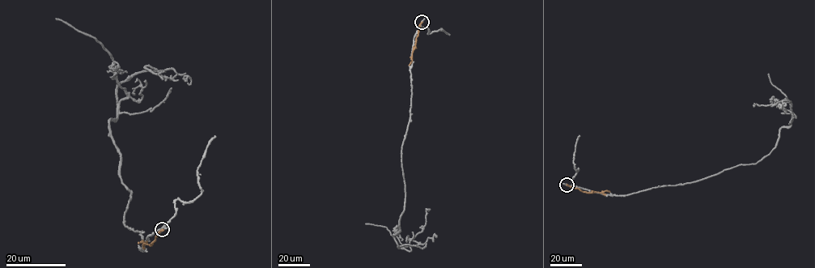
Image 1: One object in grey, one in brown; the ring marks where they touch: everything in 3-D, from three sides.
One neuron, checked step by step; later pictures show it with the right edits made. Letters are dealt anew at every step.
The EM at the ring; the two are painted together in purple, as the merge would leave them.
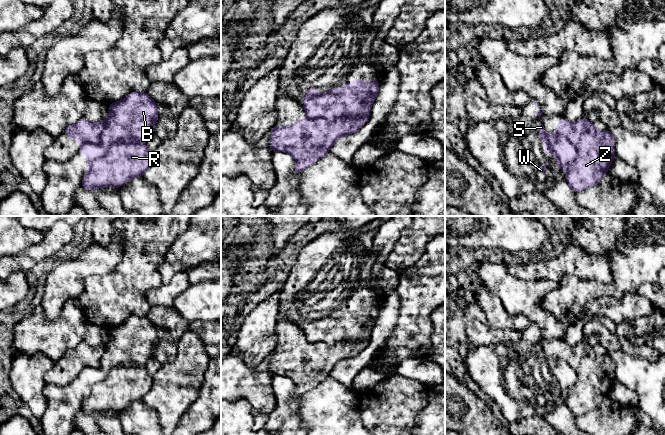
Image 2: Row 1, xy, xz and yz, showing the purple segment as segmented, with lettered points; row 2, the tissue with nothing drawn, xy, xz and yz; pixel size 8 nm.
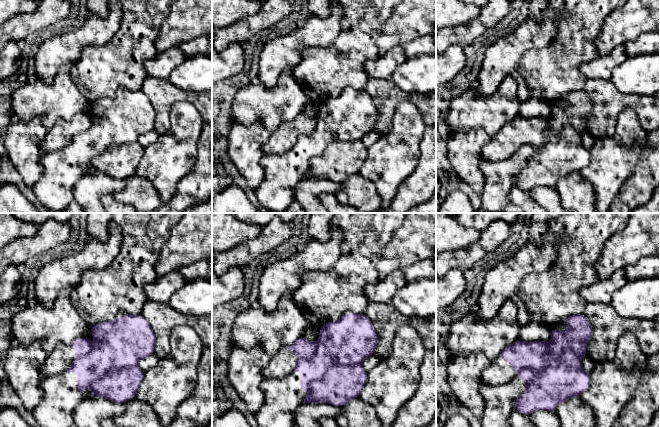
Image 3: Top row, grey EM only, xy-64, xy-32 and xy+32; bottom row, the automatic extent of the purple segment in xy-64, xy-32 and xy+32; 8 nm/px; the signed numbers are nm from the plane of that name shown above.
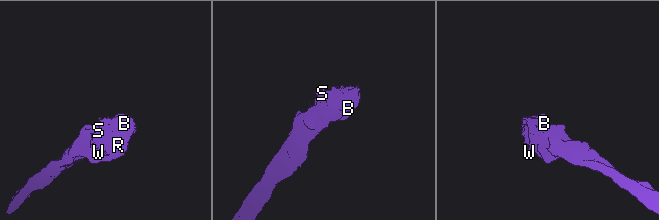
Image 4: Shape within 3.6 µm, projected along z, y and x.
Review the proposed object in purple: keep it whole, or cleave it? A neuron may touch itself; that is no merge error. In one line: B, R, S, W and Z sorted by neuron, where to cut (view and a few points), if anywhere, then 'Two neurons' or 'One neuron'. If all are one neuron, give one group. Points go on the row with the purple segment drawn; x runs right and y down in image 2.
Groups: B S W / R Z. Split along xz (369, 112), (341, 115), (331, 121), (306, 115). Two neurons

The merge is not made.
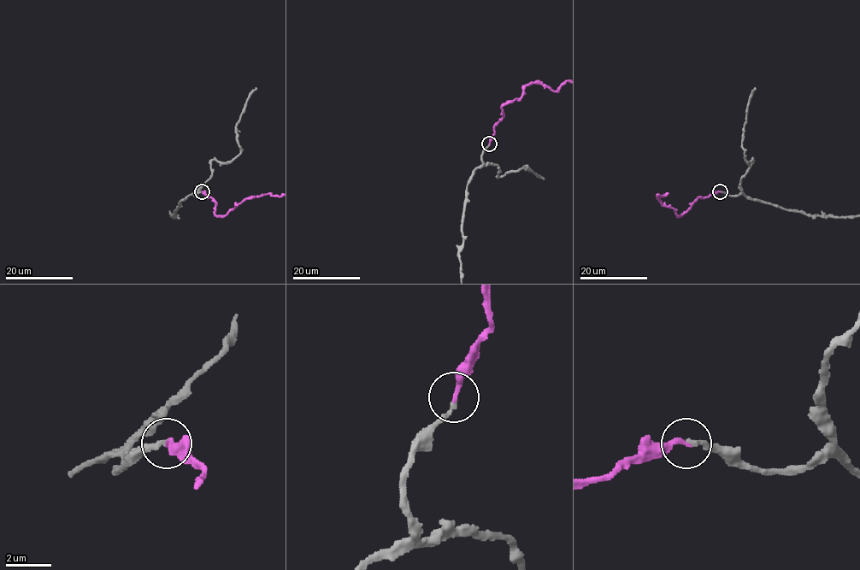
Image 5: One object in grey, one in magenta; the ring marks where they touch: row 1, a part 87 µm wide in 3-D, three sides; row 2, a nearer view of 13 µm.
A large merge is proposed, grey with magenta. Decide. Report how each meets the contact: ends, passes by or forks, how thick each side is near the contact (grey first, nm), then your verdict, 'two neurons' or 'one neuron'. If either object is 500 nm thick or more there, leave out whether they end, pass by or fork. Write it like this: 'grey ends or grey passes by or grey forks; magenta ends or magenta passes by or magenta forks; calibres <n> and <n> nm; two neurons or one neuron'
grey ends; magenta ends; calibres 190 and 240 nm; one neuron

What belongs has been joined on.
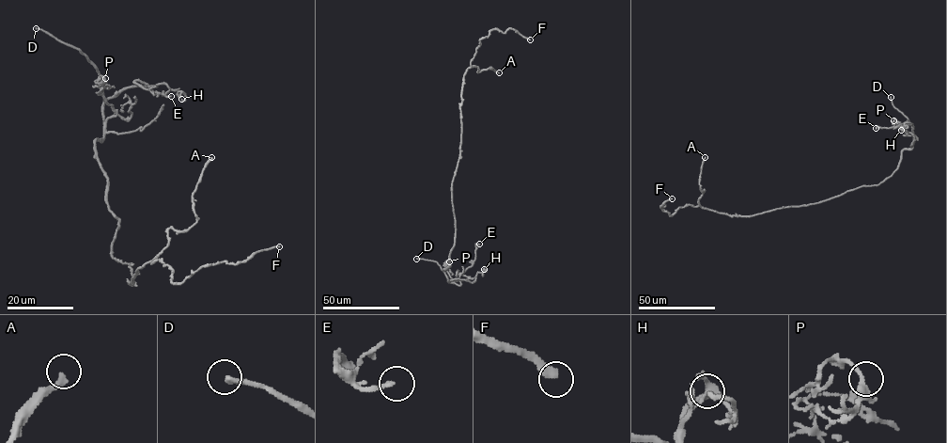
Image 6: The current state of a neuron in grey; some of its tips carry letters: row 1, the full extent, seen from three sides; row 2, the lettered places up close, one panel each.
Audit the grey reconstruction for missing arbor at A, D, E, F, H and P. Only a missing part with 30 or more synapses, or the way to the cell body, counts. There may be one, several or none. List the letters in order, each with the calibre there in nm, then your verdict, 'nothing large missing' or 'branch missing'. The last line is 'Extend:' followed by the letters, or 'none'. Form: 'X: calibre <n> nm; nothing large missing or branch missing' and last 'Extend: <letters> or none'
A: calibre 280 nm; branch missing
D: calibre 280 nm; branch missing
E: calibre 190 nm; nothing large missing
F: calibre 320 nm; branch missing
H: calibre 180 nm; nothing large missing
P: calibre 200 nm; nothing large missing
Extend: A, D, F

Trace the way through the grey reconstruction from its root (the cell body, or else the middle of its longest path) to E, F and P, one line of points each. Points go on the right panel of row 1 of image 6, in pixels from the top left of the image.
E: (809, 204), (877, 185), (891, 176), (902, 151), (912, 147), (912, 126), (907, 121), (876, 128)
F: (809, 204), (746, 216), (729, 215), (687, 204), (670, 215), (661, 209), (665, 206), (660, 207), (672, 198)
P: (809, 204), (862, 186), (877, 185), (891, 176), (897, 167), (902, 151), (912, 147), (914, 138), (893, 120)

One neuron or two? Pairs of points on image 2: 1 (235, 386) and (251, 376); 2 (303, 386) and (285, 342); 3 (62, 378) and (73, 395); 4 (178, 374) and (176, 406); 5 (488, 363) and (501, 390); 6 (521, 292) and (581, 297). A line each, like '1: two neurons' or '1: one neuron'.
1: one neuron
2: one neuron
3: two neurons
4: one neuron
5: one neuron
6: two neurons

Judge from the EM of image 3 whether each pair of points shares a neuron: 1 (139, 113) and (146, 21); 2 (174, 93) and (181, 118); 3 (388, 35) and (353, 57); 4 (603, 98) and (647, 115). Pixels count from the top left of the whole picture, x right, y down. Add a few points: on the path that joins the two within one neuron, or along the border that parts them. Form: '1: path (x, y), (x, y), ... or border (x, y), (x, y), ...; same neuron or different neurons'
1: border (140, 89), (119, 92), (117, 94); different neurons
2: border (198, 111), (177, 101), (169, 124); different neurons
3: border (385, 21), (382, 32), (376, 40), (378, 55); different neurons
4: path (614, 101), (633, 101), (636, 104); same neuron

